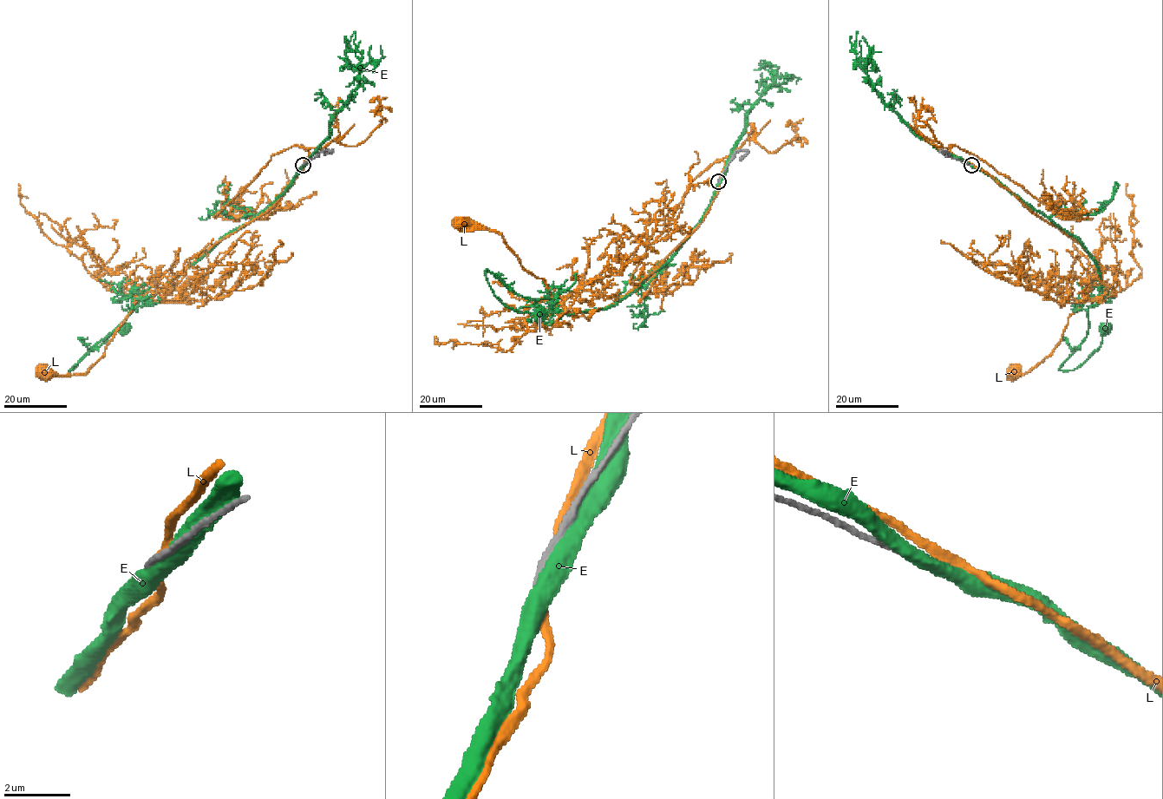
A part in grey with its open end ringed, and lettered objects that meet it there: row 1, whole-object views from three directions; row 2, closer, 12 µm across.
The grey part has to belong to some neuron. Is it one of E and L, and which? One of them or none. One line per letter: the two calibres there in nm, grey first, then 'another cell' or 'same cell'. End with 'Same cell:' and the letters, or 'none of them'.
E: 170/480 nm | another cell
L: 200/240 nm | another cell
Same cell: none of them

